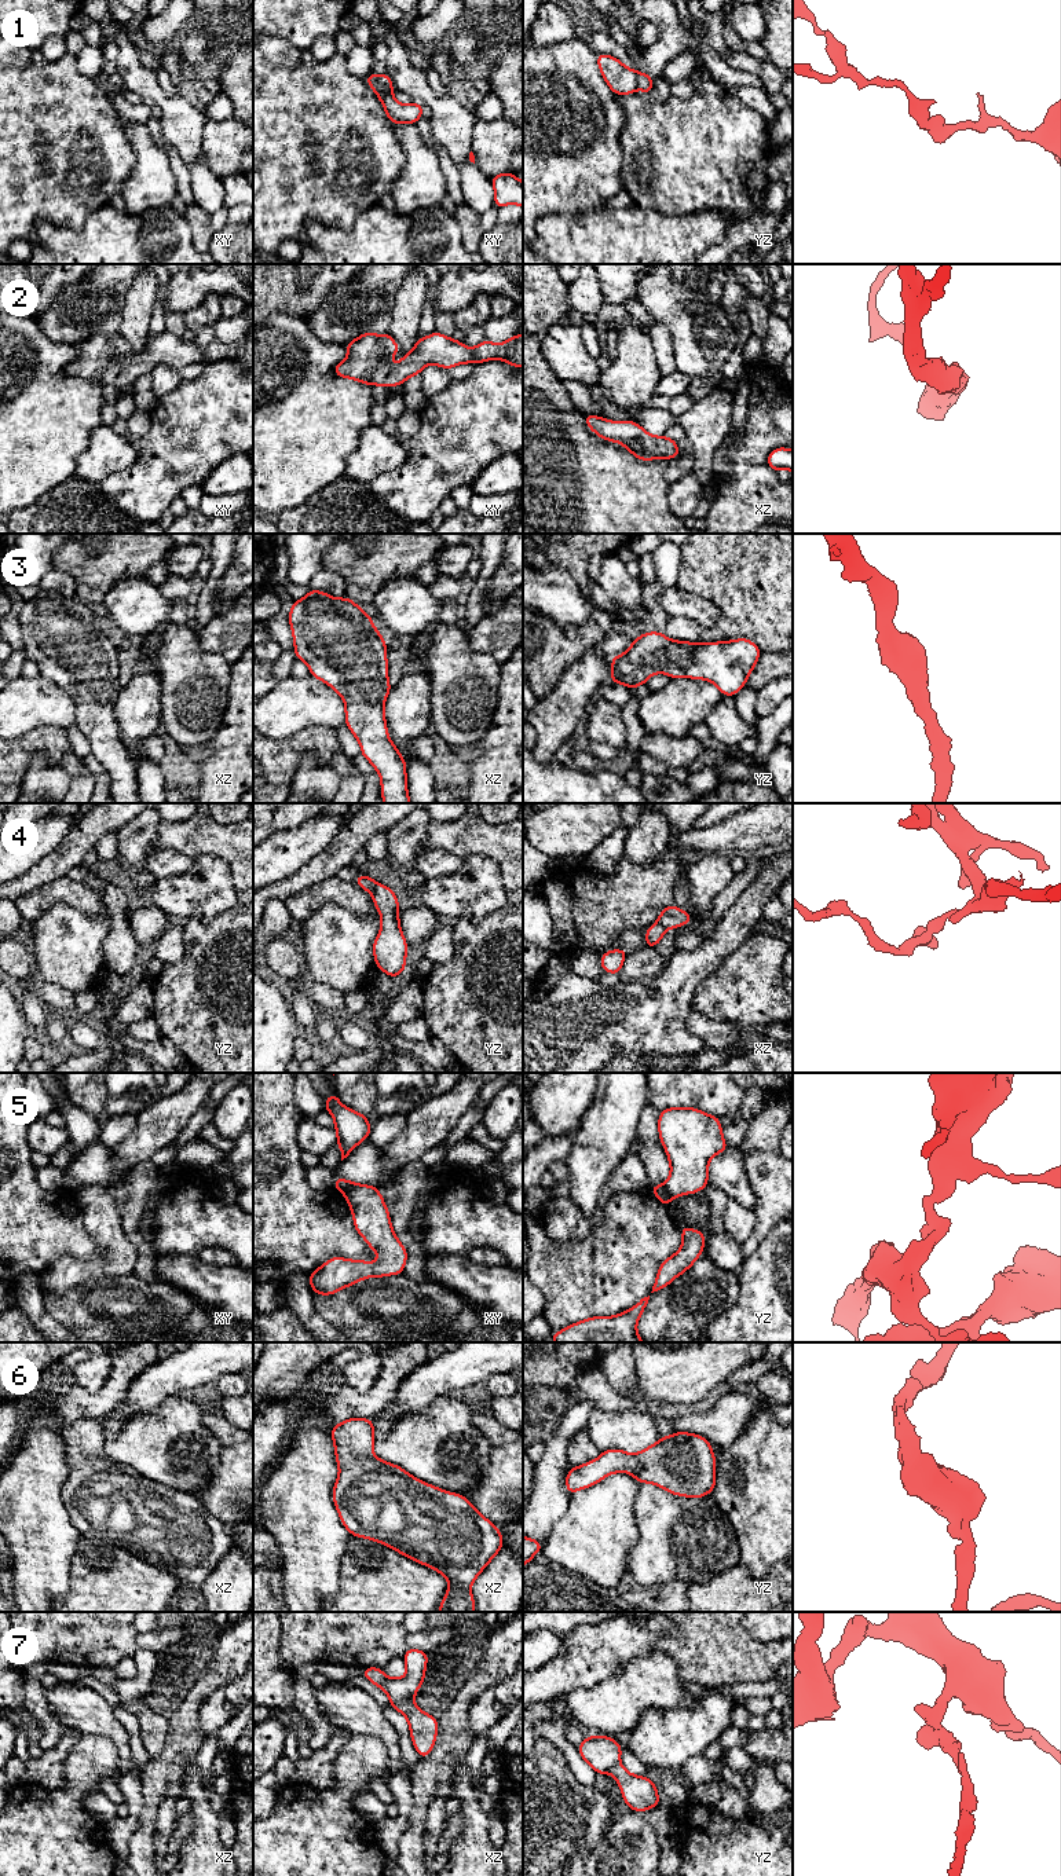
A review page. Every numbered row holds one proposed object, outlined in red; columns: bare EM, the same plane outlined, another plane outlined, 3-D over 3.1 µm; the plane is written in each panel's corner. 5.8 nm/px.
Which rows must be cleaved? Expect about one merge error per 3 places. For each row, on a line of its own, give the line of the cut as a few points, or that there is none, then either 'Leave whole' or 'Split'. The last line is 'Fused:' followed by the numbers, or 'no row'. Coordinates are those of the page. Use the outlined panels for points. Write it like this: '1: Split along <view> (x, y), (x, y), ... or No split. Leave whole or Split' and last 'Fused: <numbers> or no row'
1: Split along xy (377, 76), (381, 84), (391, 88). Split
2: No split. Leave whole
3: No split. Leave whole
4: Split along yz (377, 882), (372, 894). Split
5: Split along yz (663, 1184), (672, 1197). Split
6: No split. Leave whole
7: Split along xz (412, 1700), (390, 1704). Split
Fused: 1, 4, 5, 7

